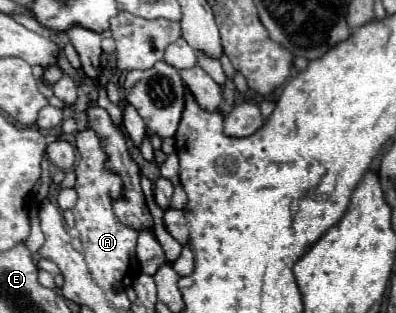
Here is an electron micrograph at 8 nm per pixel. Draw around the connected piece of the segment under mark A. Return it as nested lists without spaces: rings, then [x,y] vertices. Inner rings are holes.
[[[84,129],[76,133],[76,149],[78,149],[78,165],[76,165],[76,191],[78,191],[78,203],[71,209],[73,213],[73,223],[69,224],[64,219],[66,231],[75,223],[76,229],[80,231],[80,241],[84,247],[84,259],[88,265],[88,271],[94,279],[94,283],[104,291],[122,291],[128,289],[134,279],[140,275],[140,265],[136,259],[136,239],[138,231],[132,227],[122,225],[114,211],[112,211],[112,201],[120,199],[122,195],[122,181],[116,173],[108,171],[104,167],[106,153],[100,147],[100,139],[92,129]]]

